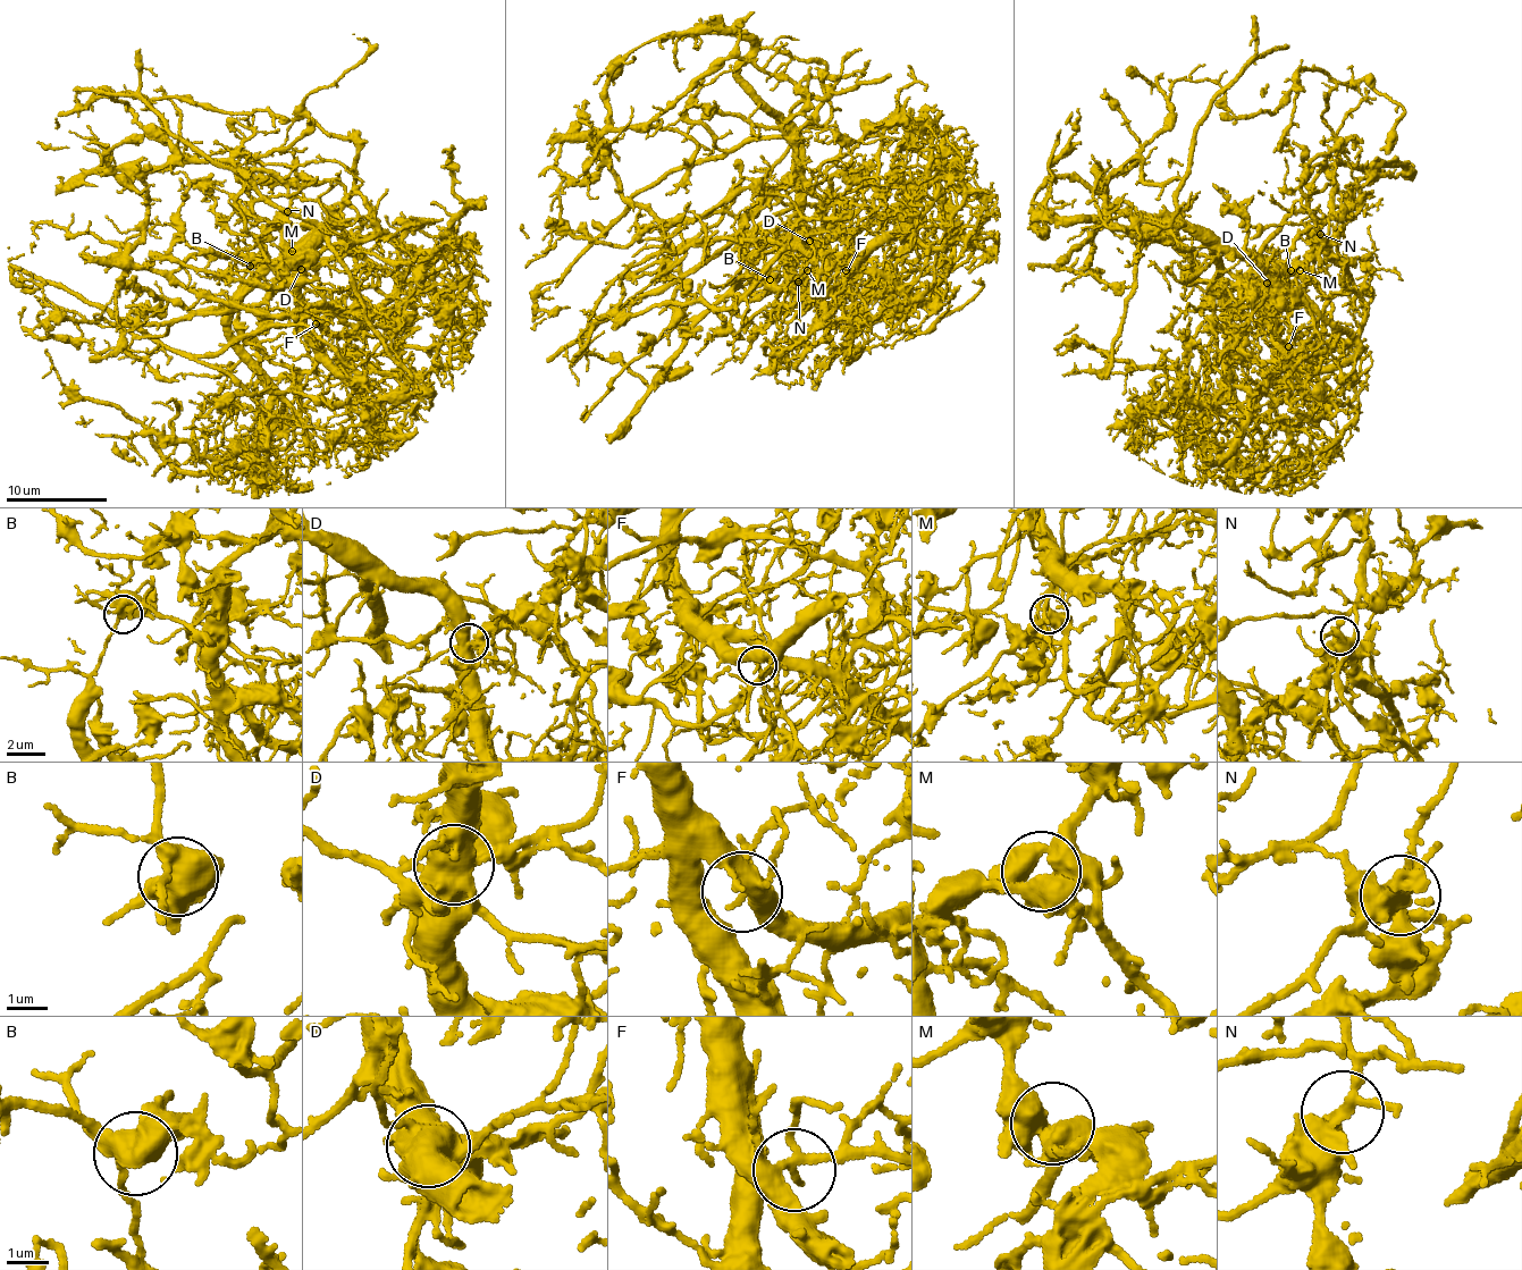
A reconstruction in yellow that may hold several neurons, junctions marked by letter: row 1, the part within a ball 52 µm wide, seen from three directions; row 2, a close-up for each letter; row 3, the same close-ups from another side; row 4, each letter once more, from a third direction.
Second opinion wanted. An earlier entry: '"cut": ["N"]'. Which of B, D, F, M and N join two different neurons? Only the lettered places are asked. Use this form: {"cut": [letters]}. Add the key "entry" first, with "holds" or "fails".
{"entry": "fails", "cut": ["D", "N"]}

